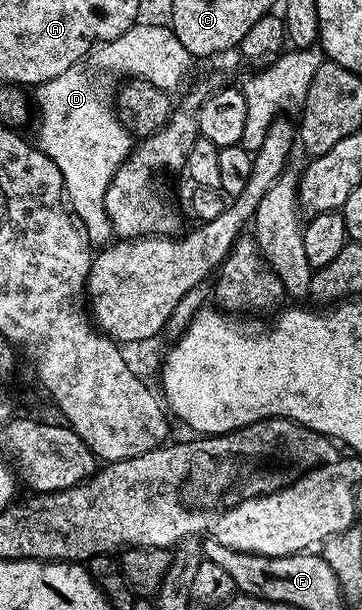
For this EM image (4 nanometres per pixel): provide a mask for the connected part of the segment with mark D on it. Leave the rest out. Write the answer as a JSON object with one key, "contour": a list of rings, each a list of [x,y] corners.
{"contour":[[[141,20],[131,28],[127,28],[127,32],[123,32],[123,36],[115,36],[115,40],[103,42],[94,46],[92,51],[86,54],[80,62],[71,64],[71,68],[67,68],[67,72],[63,72],[59,76],[55,76],[51,80],[47,80],[36,87],[35,94],[37,94],[37,104],[35,100],[35,122],[37,118],[37,138],[35,137],[35,145],[37,149],[41,150],[53,161],[55,168],[59,168],[59,172],[63,178],[63,184],[65,185],[65,196],[68,205],[71,207],[72,213],[75,215],[82,231],[88,236],[90,243],[97,244],[97,242],[101,242],[100,244],[105,244],[114,237],[113,229],[111,228],[111,220],[107,216],[105,197],[107,196],[107,188],[111,184],[115,172],[123,165],[126,158],[128,158],[131,149],[131,135],[129,131],[125,129],[125,125],[117,118],[117,111],[115,109],[115,91],[118,89],[119,83],[125,79],[132,80],[134,78],[141,78],[144,82],[150,82],[155,88],[159,88],[166,92],[173,92],[173,89],[188,76],[189,62],[191,63],[191,55],[187,52],[187,48],[183,48],[183,44],[179,44],[175,32],[168,25],[162,24],[162,26],[152,26],[151,23]]]}

